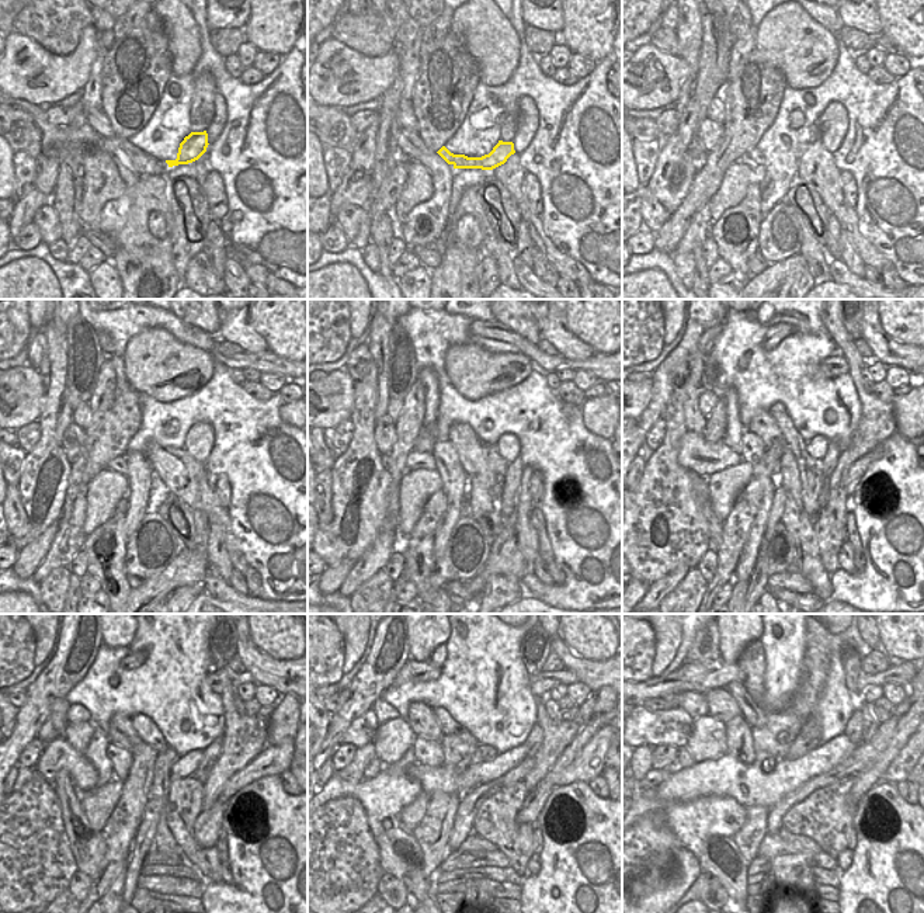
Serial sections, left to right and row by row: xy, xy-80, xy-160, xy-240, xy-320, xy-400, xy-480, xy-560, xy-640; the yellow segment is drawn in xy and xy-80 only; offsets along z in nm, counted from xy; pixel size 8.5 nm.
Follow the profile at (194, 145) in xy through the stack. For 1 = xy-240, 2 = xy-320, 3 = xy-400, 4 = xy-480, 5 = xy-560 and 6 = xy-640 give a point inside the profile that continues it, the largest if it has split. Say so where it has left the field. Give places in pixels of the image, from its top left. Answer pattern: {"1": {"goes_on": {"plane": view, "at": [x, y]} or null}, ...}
{"1": {"goes_on": {"plane": "xy-240", "at": [118, 464]}}, "2": {"goes_on": {"plane": "xy-320", "at": [414, 460]}}, "3": {"goes_on": {"plane": "xy-400", "at": [695, 454]}}, "4": {"goes_on": {"plane": "xy-480", "at": [58, 754]}}, "5": {"goes_on": {"plane": "xy-560", "at": [354, 771]}}, "6": {"goes_on": {"plane": "xy-640", "at": [653, 778]}}}

